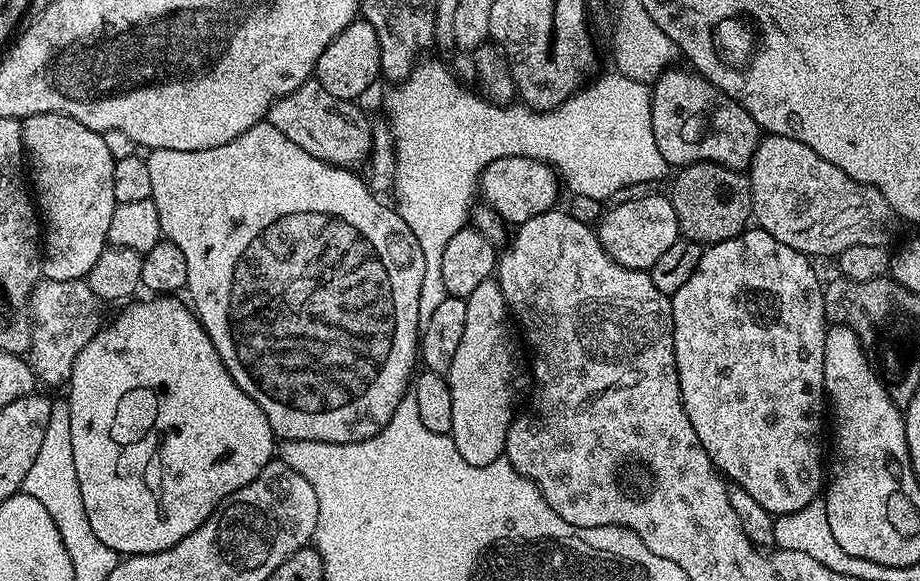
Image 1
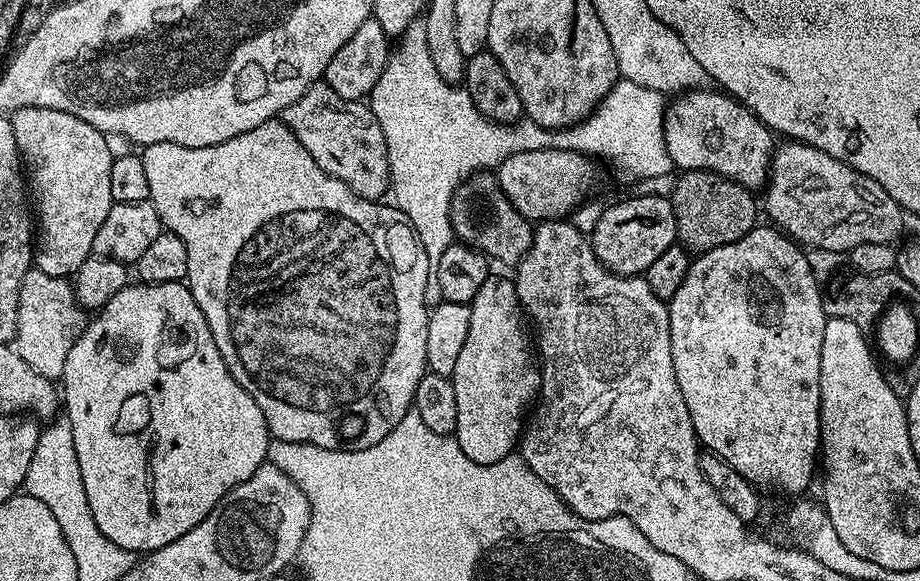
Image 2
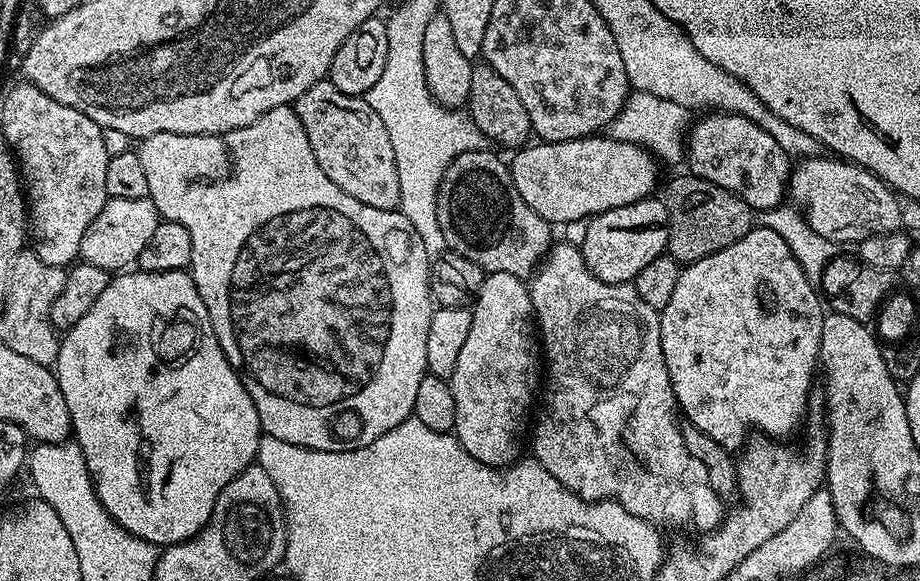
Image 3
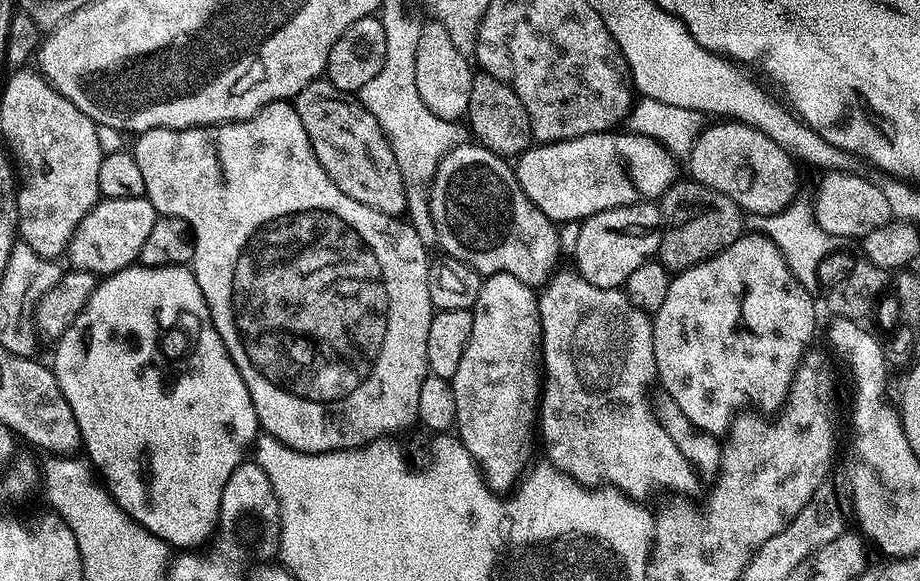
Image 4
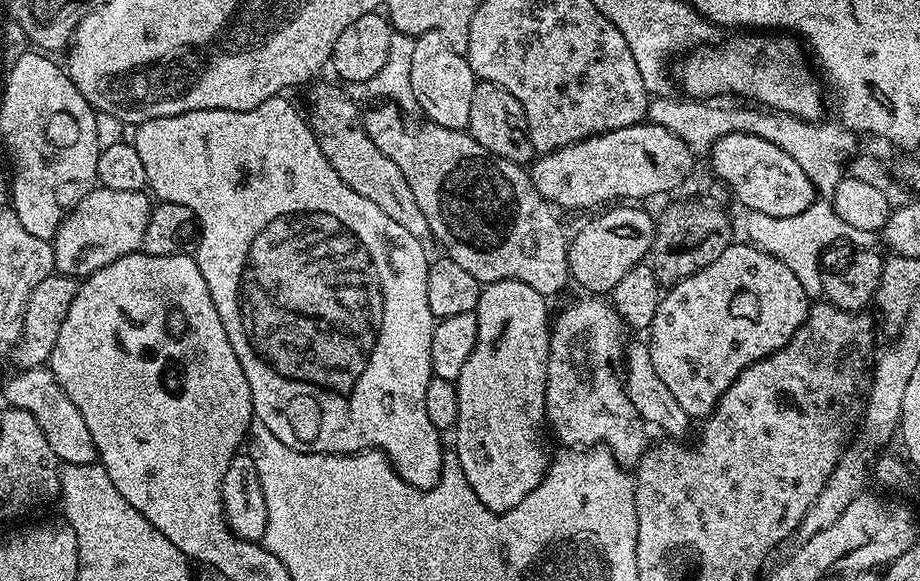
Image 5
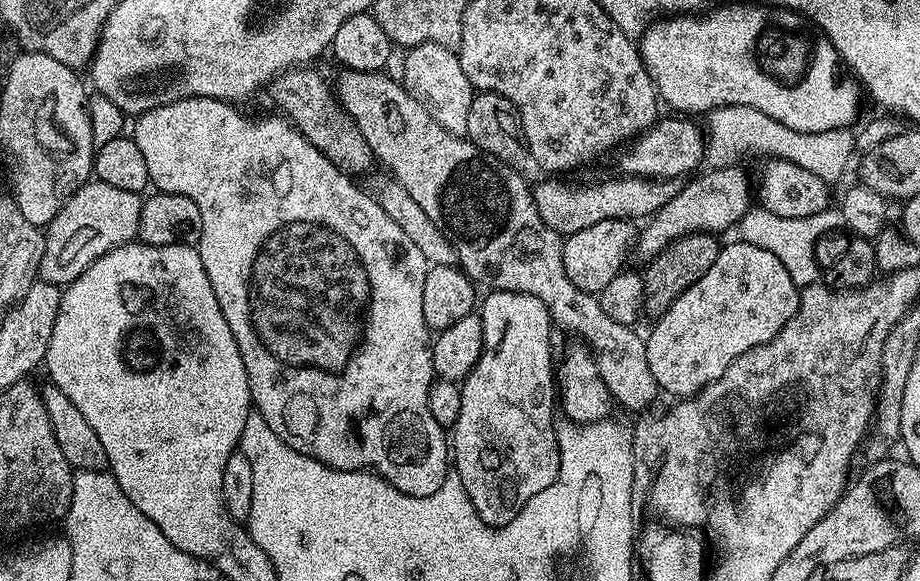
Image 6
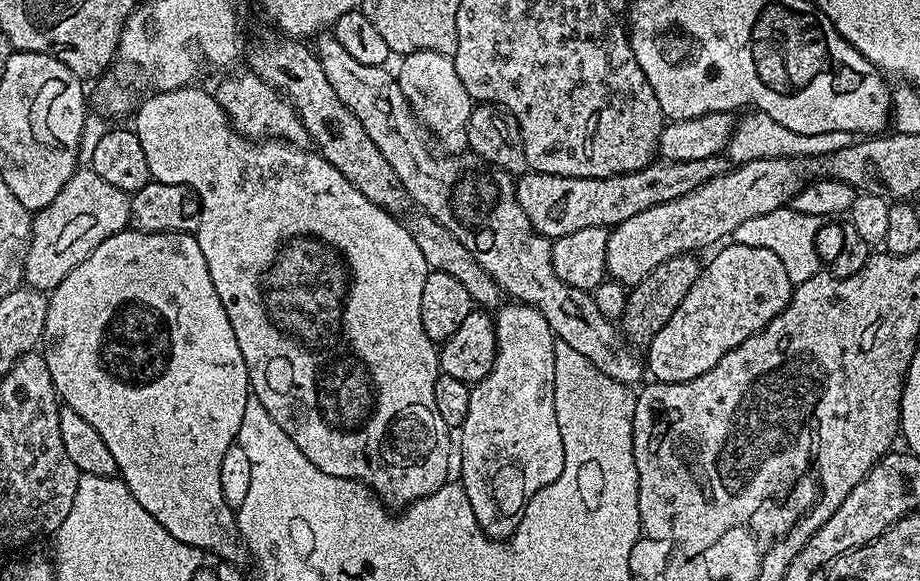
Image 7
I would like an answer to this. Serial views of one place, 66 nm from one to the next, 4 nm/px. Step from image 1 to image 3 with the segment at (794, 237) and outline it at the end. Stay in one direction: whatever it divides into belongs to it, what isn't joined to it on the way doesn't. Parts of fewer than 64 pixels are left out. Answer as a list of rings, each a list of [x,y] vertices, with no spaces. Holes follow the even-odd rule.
[[[823,155],[812,159],[801,159],[797,163],[797,168],[795,165],[790,172],[791,199],[793,196],[797,200],[795,203],[802,209],[809,226],[815,232],[822,234],[822,238],[830,238],[838,246],[844,246],[852,243],[855,245],[871,236],[885,236],[887,232],[895,232],[901,227],[901,201],[897,193],[893,192],[883,180],[879,180],[875,174],[858,164],[845,162],[839,158],[824,159]]]

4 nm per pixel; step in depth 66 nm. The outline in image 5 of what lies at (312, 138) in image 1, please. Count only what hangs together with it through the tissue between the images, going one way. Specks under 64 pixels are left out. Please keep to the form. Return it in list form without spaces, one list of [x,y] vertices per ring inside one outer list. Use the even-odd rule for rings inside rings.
[[[315,84],[311,85],[312,93],[308,96],[306,119],[322,154],[326,154],[338,178],[342,178],[342,182],[350,186],[354,194],[370,198],[370,202],[374,202],[382,214],[394,218],[394,222],[398,222],[398,226],[404,227],[409,234],[414,234],[414,238],[427,241],[430,233],[426,214],[418,210],[414,202],[414,190],[410,190],[410,182],[406,182],[402,170],[398,170],[398,166],[394,166],[394,162],[390,162],[390,158],[386,158],[386,154],[382,154],[382,150],[370,142],[358,112],[356,116],[355,106],[344,96],[332,96],[336,92],[334,85]]]

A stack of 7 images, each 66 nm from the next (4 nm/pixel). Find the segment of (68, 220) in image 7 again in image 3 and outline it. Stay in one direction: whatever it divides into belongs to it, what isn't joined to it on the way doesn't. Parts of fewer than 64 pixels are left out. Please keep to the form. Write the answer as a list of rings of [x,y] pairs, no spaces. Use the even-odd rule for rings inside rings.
[[[109,198],[102,206],[98,218],[90,222],[86,234],[82,234],[79,259],[86,264],[104,268],[109,274],[128,270],[139,261],[146,242],[150,242],[154,230],[158,230],[161,214],[148,198]]]

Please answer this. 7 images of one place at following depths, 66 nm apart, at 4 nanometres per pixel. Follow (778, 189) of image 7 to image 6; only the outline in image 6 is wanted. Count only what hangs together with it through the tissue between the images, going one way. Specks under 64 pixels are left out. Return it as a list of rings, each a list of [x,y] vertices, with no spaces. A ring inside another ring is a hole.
[[[740,166],[726,168],[713,167],[712,172],[701,171],[693,175],[681,187],[680,192],[666,206],[662,206],[647,221],[645,228],[641,227],[638,232],[638,252],[644,262],[651,261],[666,246],[670,246],[678,238],[689,236],[695,232],[711,232],[721,234],[727,228],[735,229],[741,218],[754,204],[754,184],[748,181],[746,173]]]

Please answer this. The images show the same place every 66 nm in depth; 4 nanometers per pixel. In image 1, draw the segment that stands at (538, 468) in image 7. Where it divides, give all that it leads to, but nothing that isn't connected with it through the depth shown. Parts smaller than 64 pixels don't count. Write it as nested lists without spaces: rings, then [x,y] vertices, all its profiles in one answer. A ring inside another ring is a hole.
[[[489,278],[486,282],[481,282],[466,306],[466,330],[462,334],[462,342],[458,342],[450,373],[454,398],[454,422],[450,435],[458,446],[458,454],[462,454],[462,458],[466,458],[470,466],[486,466],[504,456],[506,434],[514,419],[512,407],[516,404],[516,391],[524,380],[524,372],[526,376],[526,368],[520,365],[520,352],[516,349],[516,340],[508,329],[508,320],[510,324],[508,303],[502,294],[499,279]]]

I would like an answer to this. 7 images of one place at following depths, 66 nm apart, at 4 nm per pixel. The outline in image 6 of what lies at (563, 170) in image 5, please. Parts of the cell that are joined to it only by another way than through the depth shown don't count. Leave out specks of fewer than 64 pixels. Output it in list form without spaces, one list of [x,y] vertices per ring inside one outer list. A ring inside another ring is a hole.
[[[657,119],[652,127],[635,137],[628,146],[632,148],[625,147],[619,153],[621,154],[619,171],[626,176],[642,176],[649,180],[674,180],[695,173],[701,167],[700,159],[705,159],[706,156],[705,133],[701,129],[699,132],[688,121],[691,119],[676,119],[680,120]]]

